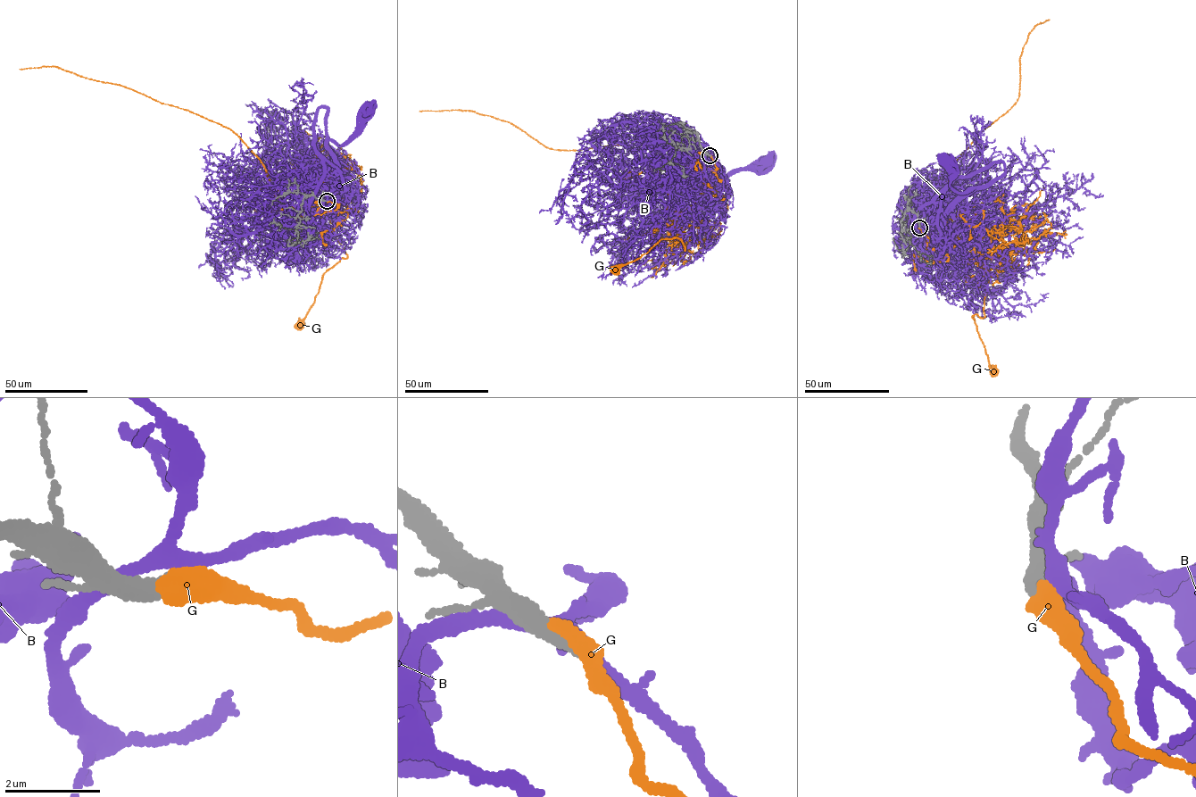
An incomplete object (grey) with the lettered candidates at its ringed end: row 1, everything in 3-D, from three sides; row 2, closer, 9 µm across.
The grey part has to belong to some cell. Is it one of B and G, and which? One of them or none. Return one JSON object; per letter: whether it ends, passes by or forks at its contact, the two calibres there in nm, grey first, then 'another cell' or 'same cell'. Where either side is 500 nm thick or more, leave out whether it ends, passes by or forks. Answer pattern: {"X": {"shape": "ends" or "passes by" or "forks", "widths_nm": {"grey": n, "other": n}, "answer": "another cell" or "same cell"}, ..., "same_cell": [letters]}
{"B": {"shape": "passes by", "widths_nm": {"grey": 320, "other": 300}, "answer": "another cell"}, "G": {"shape": "ends", "widths_nm": {"grey": 440, "other": 480}, "answer": "another cell"}, "same_cell": []}

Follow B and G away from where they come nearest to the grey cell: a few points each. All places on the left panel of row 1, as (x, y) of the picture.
B: (325, 201), (318, 196), (313, 188), (333, 185)
G: (327, 201), (337, 208), (305, 216), (283, 204), (311, 220), (332, 218), (347, 256), (324, 273), (298, 324)

